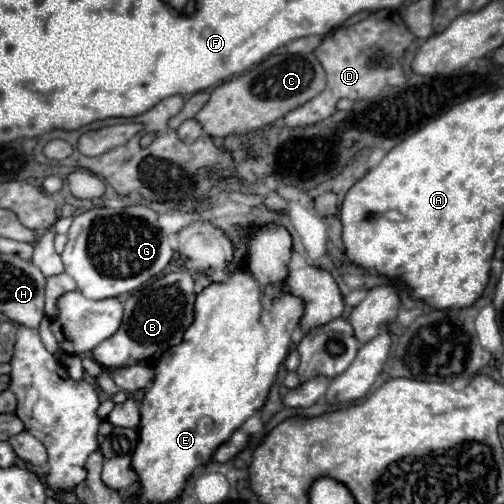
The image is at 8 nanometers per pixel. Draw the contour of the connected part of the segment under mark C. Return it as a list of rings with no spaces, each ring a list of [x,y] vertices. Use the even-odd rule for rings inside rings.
[[[280,52],[252,70],[216,86],[206,106],[196,114],[204,132],[212,138],[226,138],[230,134],[244,136],[266,128],[274,120],[286,116],[294,108],[306,104],[326,86],[326,72],[314,54],[288,54]]]

